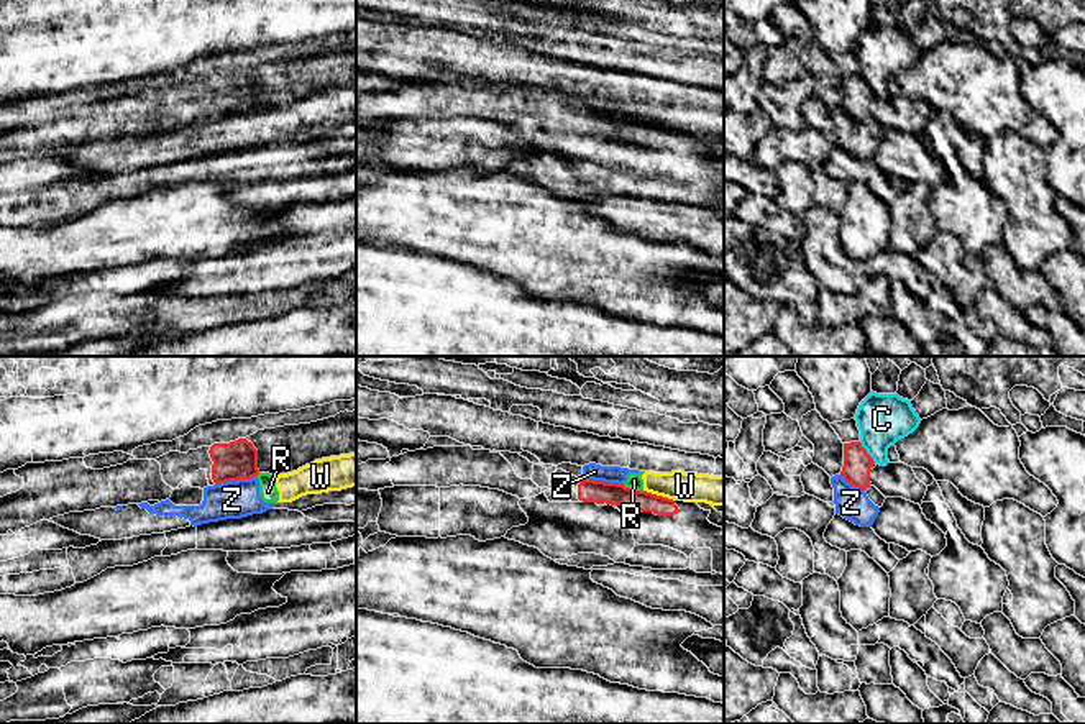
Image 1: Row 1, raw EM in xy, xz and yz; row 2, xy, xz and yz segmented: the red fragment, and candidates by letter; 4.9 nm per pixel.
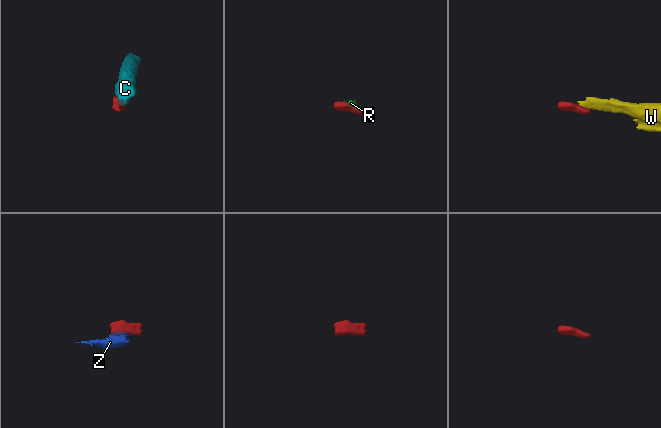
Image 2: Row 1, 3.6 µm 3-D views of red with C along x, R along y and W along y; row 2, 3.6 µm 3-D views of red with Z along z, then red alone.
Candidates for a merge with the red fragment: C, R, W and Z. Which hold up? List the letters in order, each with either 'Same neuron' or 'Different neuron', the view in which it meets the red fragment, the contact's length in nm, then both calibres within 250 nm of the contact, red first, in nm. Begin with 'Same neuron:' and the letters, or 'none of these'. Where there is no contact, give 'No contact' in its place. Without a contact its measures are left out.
Same neuron: none of these
C: Different neuron. Touches red in yz. Shared border 140 nm. Thickness 140 nm (red) against 260 nm
R: Different neuron. Touches red in xz. Shared border 110 nm. Thickness 110 nm (red) against 80 nm
W: Different neuron. Touches red in xz. Shared border 160 nm. Thickness 110 nm (red) against 140 nm
Z: Different neuron. Touches red in xy. Shared border 200 nm. Thickness 190 nm (red) against 190 nm

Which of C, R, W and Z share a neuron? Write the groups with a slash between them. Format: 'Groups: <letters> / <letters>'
Groups: C / R W Z

